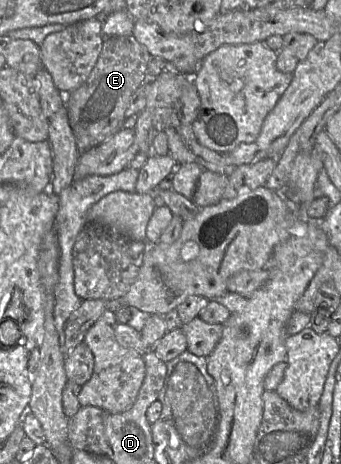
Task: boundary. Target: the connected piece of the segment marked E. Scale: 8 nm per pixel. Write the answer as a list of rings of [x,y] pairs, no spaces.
[[[135,37],[105,39],[96,65],[87,80],[66,96],[70,125],[79,154],[107,141],[122,127],[125,112],[135,91],[147,81],[147,67],[152,56]]]

